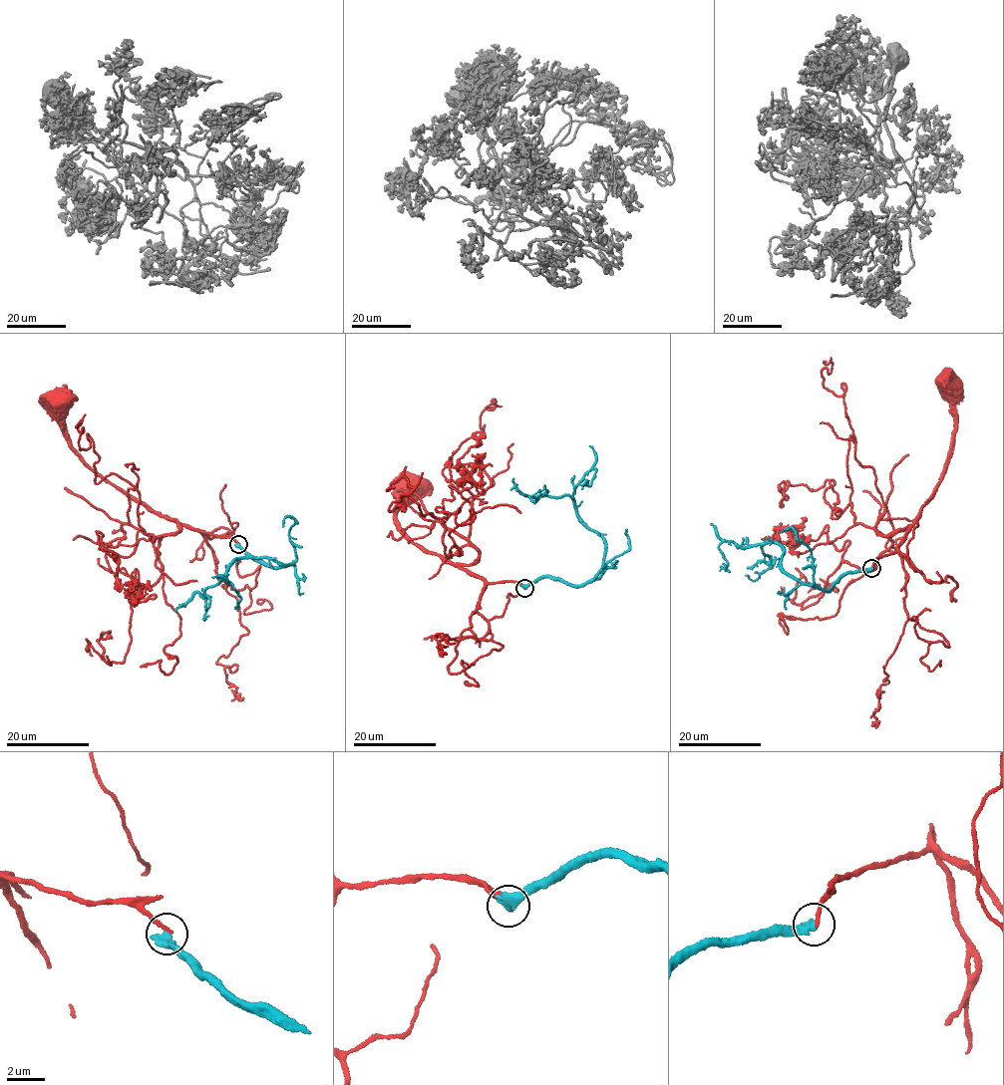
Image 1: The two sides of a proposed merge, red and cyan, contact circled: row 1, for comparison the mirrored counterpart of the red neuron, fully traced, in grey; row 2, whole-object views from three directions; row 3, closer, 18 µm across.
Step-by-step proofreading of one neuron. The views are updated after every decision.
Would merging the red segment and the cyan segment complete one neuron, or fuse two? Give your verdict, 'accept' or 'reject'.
reject

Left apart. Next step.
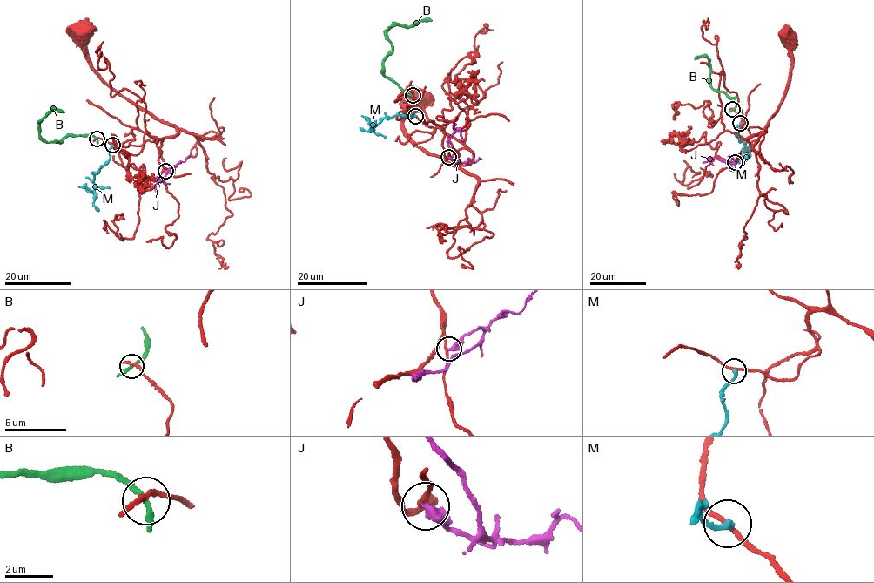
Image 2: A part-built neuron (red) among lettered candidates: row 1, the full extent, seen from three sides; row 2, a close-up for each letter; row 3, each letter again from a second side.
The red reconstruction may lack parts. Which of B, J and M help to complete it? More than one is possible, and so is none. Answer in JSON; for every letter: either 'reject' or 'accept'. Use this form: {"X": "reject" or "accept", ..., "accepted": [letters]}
{"B": "reject", "J": "reject", "M": "reject", "accepted": []}

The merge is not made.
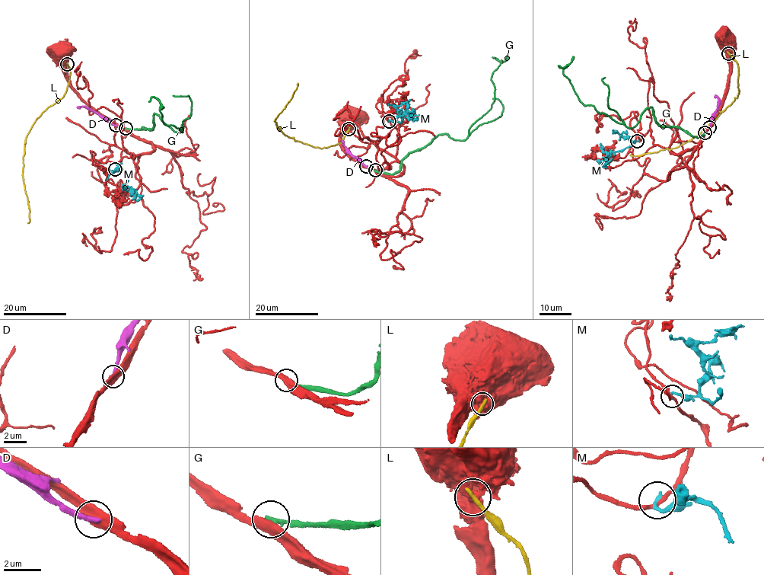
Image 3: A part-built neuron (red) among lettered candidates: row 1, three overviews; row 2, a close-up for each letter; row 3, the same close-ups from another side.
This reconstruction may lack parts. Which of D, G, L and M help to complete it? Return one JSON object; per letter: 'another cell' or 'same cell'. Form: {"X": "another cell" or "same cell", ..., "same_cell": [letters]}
{"D": "another cell", "G": "same cell", "L": "another cell", "M": "another cell", "same_cell": ["G"]}

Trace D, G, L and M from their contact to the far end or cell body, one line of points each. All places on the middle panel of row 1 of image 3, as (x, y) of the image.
D: (366, 166), (346, 152), (342, 140)
G: (375, 170), (396, 173), (406, 155), (439, 135), (467, 138), (494, 100), (491, 78), (501, 60), (491, 57)
L: (348, 129), (340, 143), (321, 148), (288, 137), (280, 131), (274, 121), (290, 100), (297, 82)
M: (389, 121), (402, 121), (401, 116), (407, 113), (412, 119), (413, 114)

